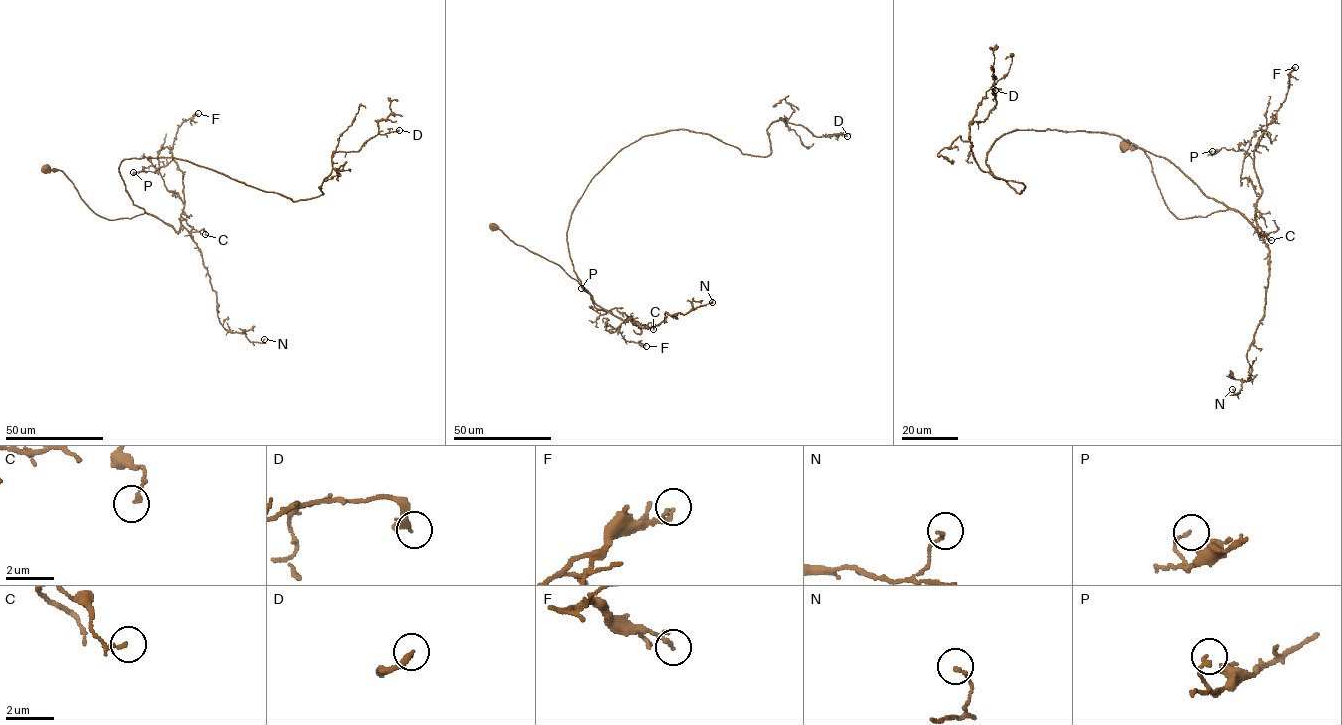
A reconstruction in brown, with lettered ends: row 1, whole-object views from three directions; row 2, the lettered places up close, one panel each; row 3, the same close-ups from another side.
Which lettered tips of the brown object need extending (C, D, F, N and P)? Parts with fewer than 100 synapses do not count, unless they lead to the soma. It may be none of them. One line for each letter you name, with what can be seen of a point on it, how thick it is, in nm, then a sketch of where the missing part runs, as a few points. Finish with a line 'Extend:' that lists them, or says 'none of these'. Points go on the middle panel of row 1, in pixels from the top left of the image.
Extend: none of these

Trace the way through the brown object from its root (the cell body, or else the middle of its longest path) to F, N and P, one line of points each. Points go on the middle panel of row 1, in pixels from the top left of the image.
F: (493, 226), (558, 264), (602, 308), (632, 322), (630, 317), (619, 331), (626, 341), (646, 346)
N: (493, 226), (515, 243), (558, 264), (597, 305), (641, 327), (659, 324), (665, 312), (685, 314), (712, 302)
P: (493, 226), (558, 264), (597, 305), (632, 321), (616, 308), (597, 309), (581, 288)

